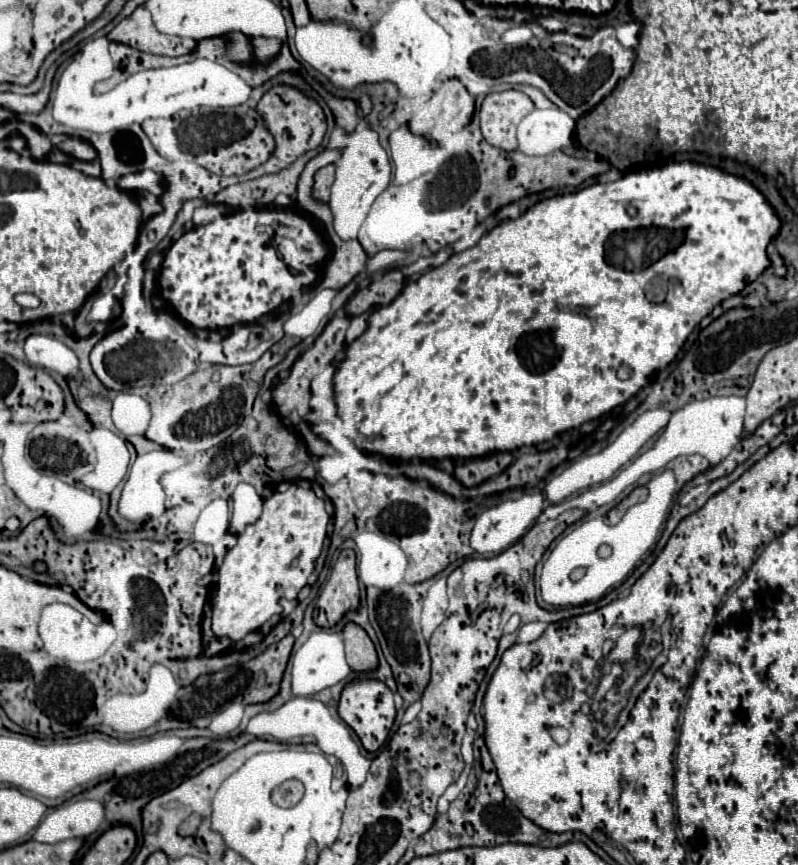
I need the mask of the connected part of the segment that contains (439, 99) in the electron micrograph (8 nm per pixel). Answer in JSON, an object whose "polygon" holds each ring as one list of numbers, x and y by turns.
{"polygon":[[448,79,442,83,442,87,434,93,434,97,428,101,424,109,420,109,408,123,412,133,422,135,426,139,436,139,438,143,448,141,450,135,454,135,458,129,470,123,474,115,474,97,468,93,468,89,462,85,460,79]]}

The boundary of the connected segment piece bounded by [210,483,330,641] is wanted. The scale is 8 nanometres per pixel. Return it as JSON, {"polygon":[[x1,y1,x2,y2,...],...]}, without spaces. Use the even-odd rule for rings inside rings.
{"polygon":[[290,485,286,491,276,491,270,499,264,501,264,511,260,519,246,527,246,531,238,537,236,547,232,547,224,563,220,567,220,579,212,595,212,631,216,637,230,637,232,641,242,639,246,633,256,631,268,621,272,615,280,615,280,599,296,599,298,591,306,585,308,577,316,569,316,559,322,553,322,545,326,539,330,515,324,509,324,499,316,497,312,489,304,489,300,485]]}

